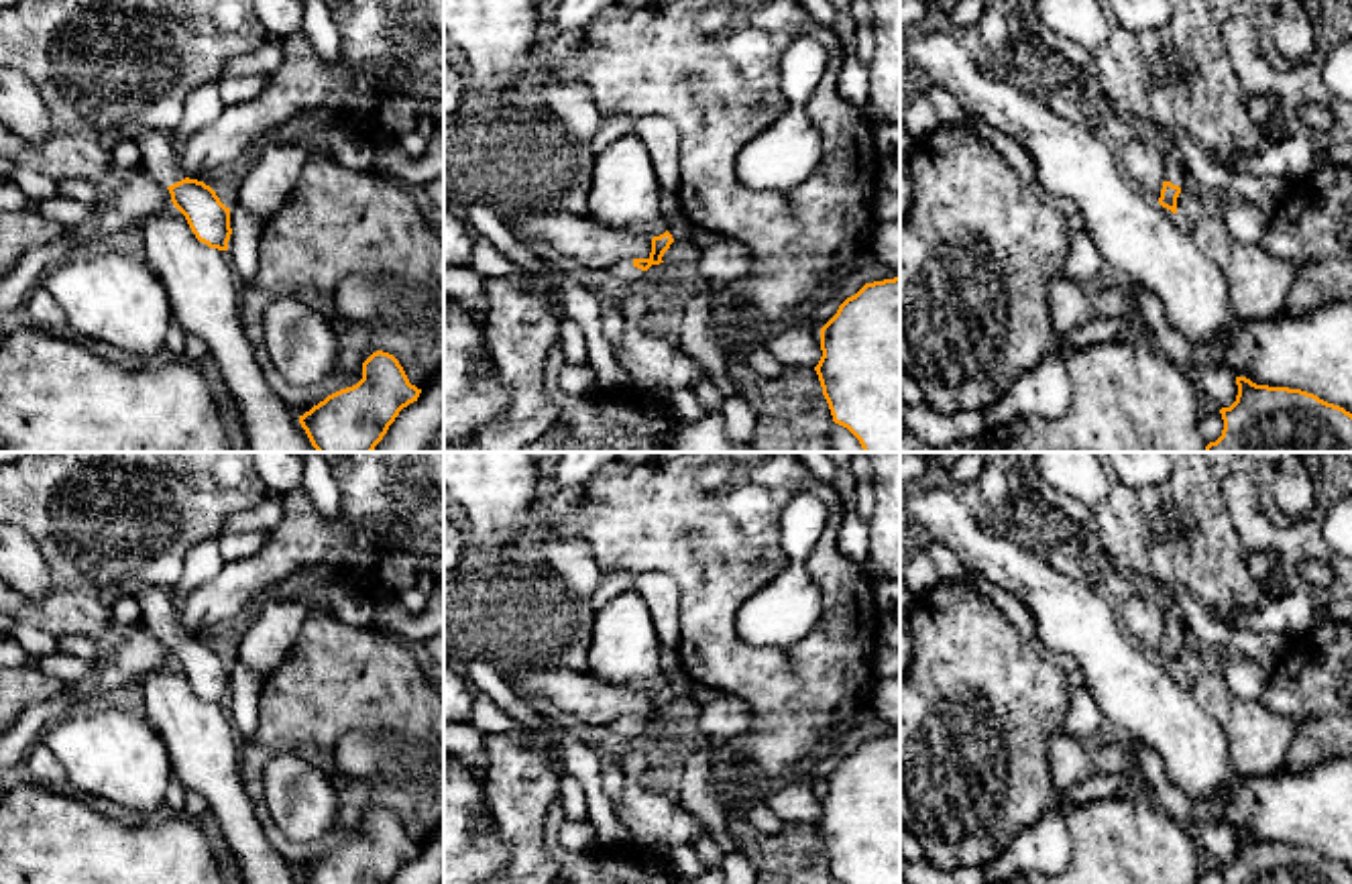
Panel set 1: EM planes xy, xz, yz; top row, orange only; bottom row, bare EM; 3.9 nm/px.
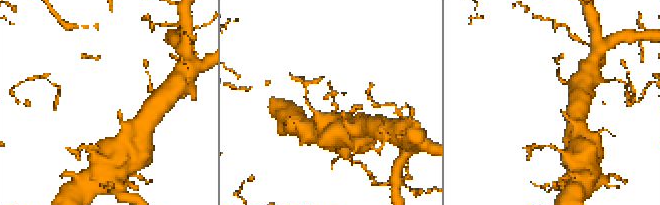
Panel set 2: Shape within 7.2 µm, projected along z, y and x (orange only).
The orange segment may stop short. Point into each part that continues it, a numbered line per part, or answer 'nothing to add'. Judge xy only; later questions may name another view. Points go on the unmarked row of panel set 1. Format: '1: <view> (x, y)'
1: xy (157, 608)

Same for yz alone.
1: yz (1175, 628)

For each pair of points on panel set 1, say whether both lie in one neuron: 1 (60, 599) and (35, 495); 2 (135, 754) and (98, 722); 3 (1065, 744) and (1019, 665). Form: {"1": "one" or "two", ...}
{"1": "one", "2": "one", "3": "two"}

